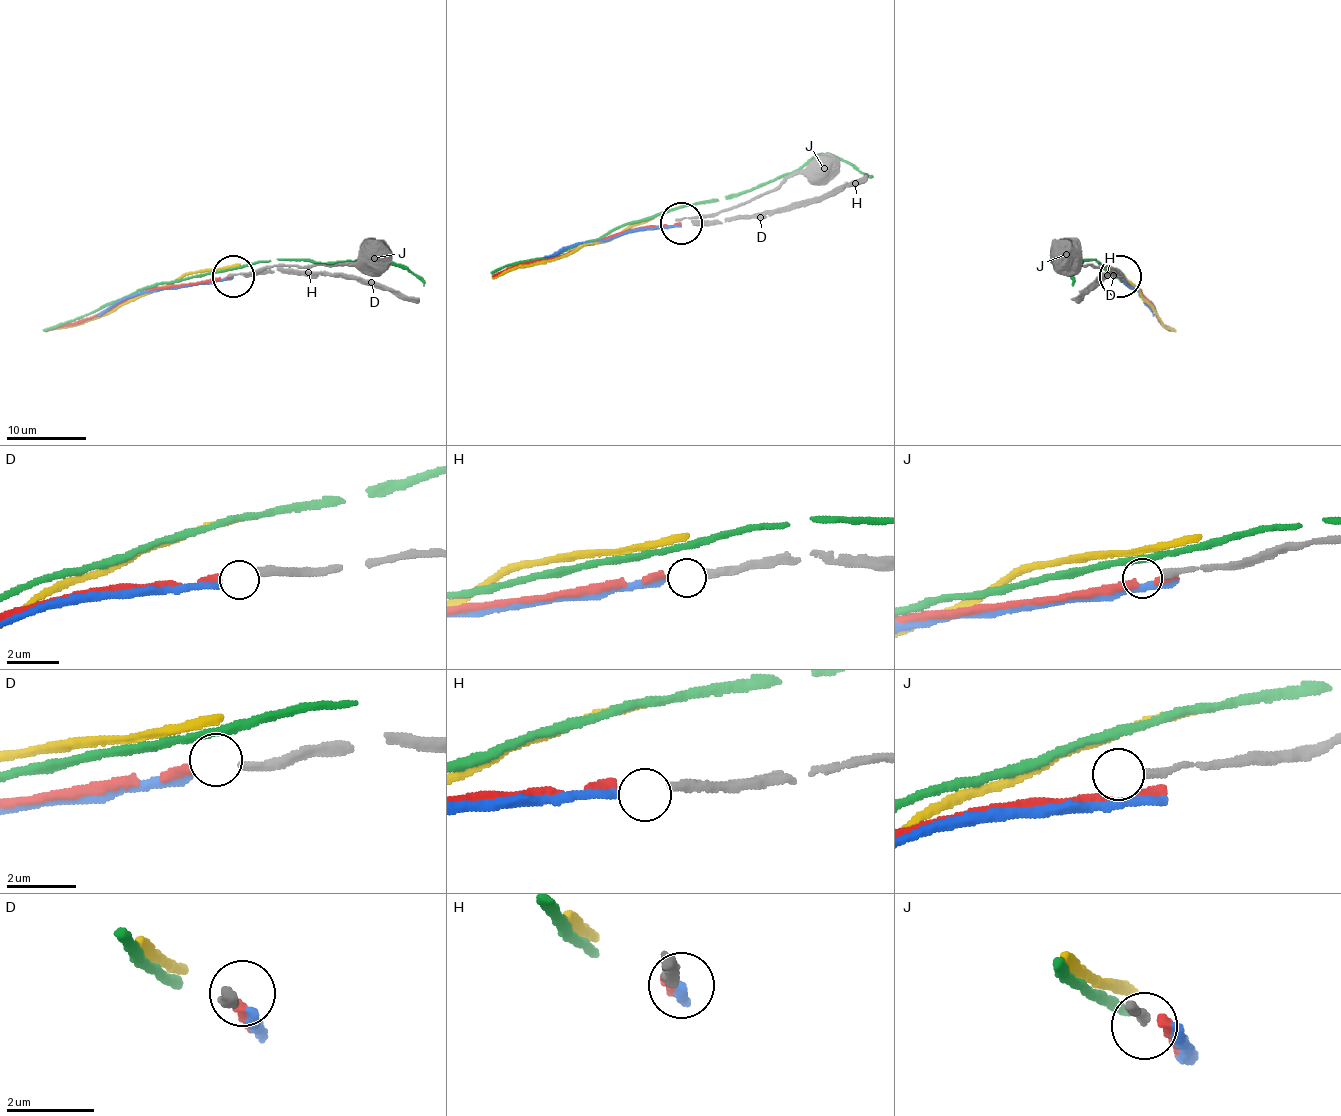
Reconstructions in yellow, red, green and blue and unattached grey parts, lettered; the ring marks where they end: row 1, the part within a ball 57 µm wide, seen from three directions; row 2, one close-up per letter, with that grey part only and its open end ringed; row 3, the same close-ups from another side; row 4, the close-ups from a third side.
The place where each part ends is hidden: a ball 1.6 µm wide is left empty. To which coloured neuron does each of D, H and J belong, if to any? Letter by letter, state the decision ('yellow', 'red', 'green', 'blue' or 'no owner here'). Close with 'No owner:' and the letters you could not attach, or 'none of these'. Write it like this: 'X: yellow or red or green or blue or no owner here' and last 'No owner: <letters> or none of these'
D: red
H: blue
J: no owner here
No owner: J

